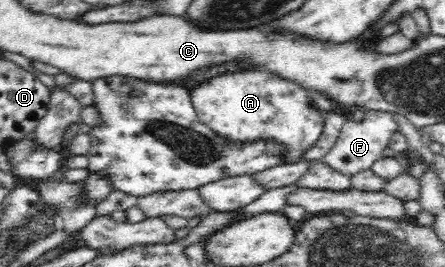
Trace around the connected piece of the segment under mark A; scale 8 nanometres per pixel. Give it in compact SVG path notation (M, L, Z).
M261 70L224 74L209 79L209 83L202 82L187 89L199 119L209 129L231 141L274 139L289 147L287 164L300 162L300 156L320 138L324 129L321 111L335 109L335 103L325 94L305 90L293 81Z

